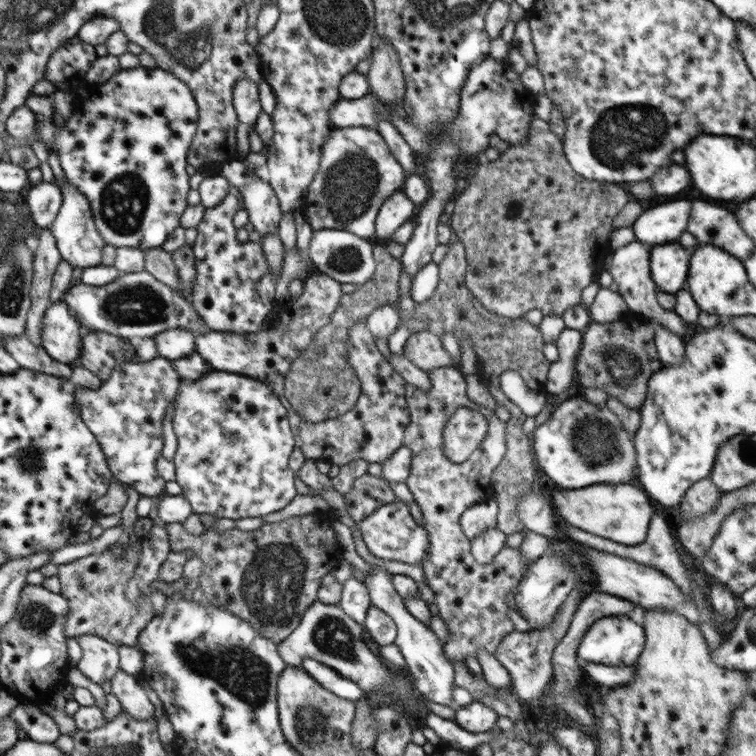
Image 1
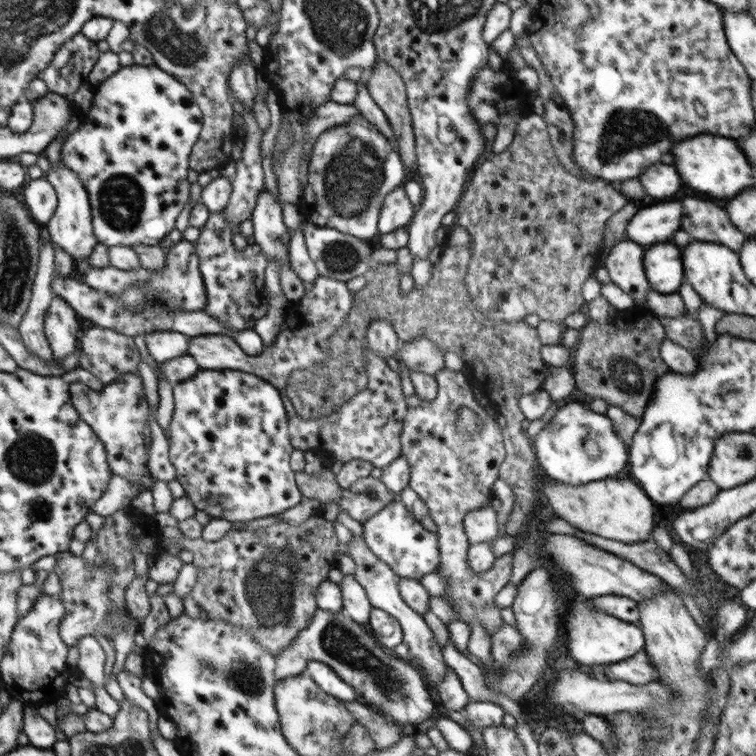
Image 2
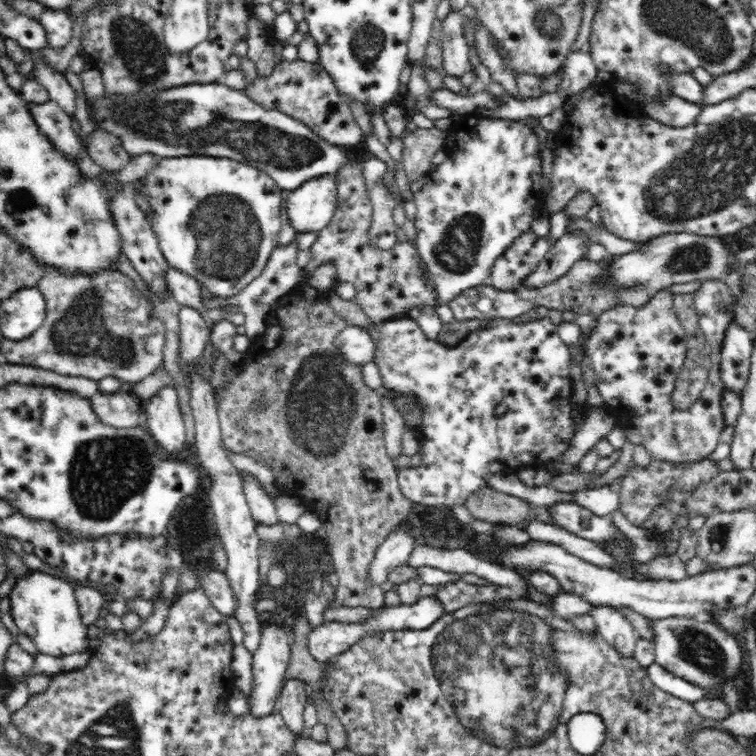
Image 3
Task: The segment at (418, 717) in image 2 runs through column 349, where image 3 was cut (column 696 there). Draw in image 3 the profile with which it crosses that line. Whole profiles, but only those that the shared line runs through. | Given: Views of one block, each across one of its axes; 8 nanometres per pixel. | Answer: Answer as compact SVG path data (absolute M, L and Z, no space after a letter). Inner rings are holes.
M668 617L651 622L656 663L690 683L704 687L707 696L720 696L717 688L728 679L736 680L743 663L742 649L734 635L709 619Z

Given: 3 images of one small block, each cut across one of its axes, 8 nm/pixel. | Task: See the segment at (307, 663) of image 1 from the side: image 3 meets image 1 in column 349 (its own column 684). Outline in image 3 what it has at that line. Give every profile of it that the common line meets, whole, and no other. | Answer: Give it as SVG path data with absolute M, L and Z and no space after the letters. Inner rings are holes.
M657 663L652 664L652 666L647 669L648 677L652 679L652 683L660 688L660 690L676 698L693 703L708 697L708 691L706 691L704 687L690 683L686 681L686 679L682 679L668 672L668 670L659 666Z

